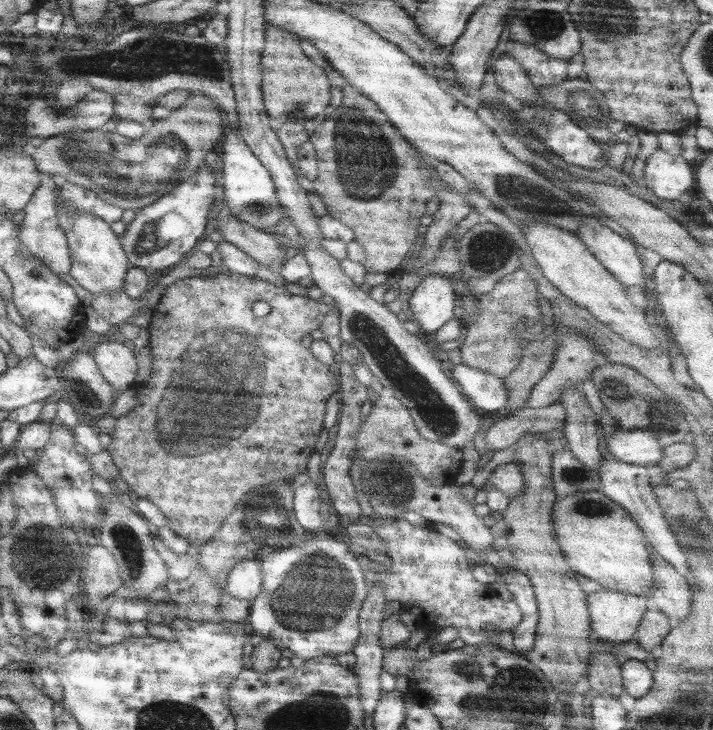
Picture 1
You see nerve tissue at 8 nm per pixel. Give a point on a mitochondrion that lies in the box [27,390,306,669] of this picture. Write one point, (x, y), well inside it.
(127, 538)

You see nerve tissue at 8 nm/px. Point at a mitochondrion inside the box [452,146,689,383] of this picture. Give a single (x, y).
(513, 192)

